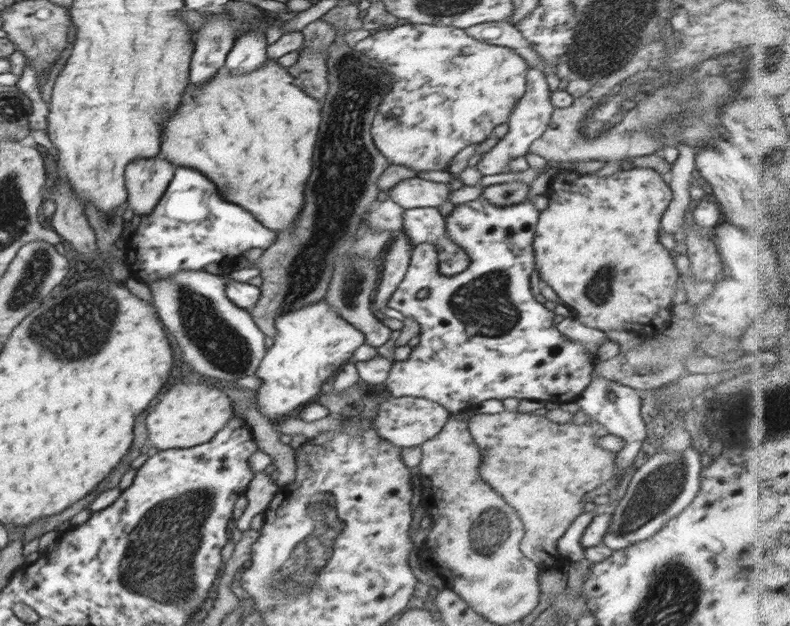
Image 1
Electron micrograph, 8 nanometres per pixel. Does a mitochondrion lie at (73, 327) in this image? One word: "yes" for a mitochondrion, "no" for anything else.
yes

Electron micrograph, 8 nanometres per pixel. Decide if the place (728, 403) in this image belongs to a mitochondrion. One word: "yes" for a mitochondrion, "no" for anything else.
no

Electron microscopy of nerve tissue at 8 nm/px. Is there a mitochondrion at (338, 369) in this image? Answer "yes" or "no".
no

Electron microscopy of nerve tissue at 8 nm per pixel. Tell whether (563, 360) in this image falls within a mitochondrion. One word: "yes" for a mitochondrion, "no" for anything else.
no

